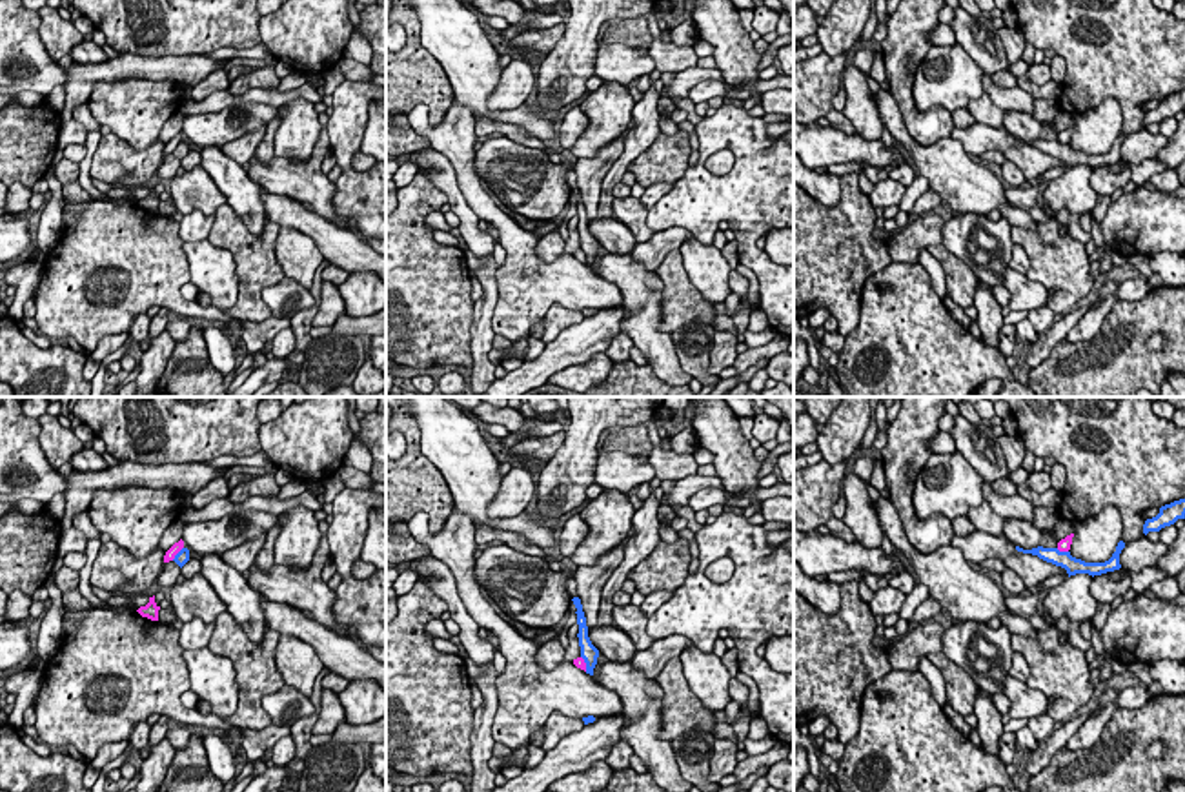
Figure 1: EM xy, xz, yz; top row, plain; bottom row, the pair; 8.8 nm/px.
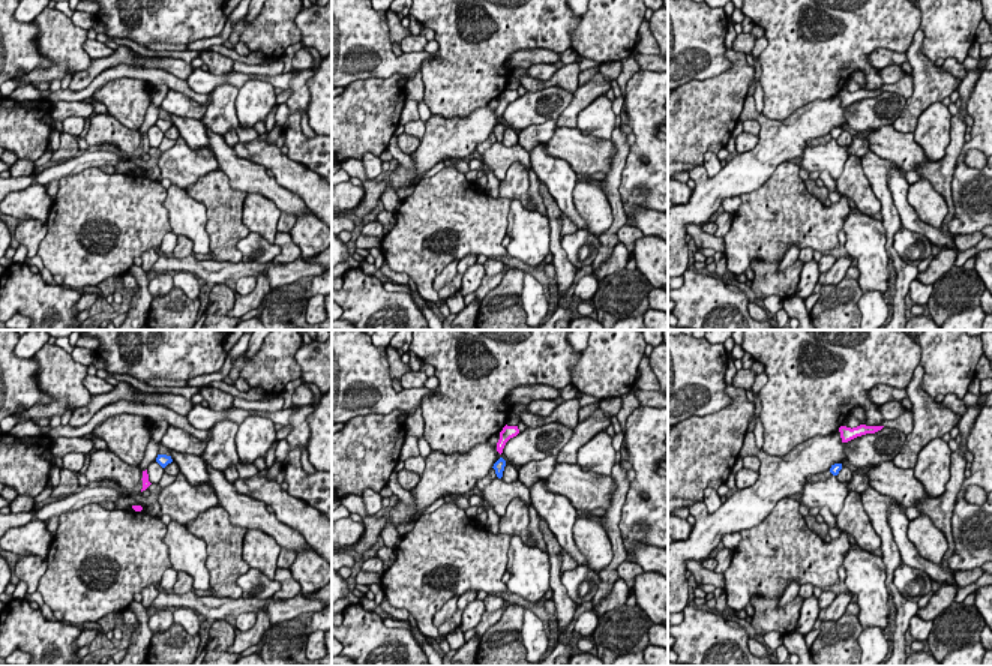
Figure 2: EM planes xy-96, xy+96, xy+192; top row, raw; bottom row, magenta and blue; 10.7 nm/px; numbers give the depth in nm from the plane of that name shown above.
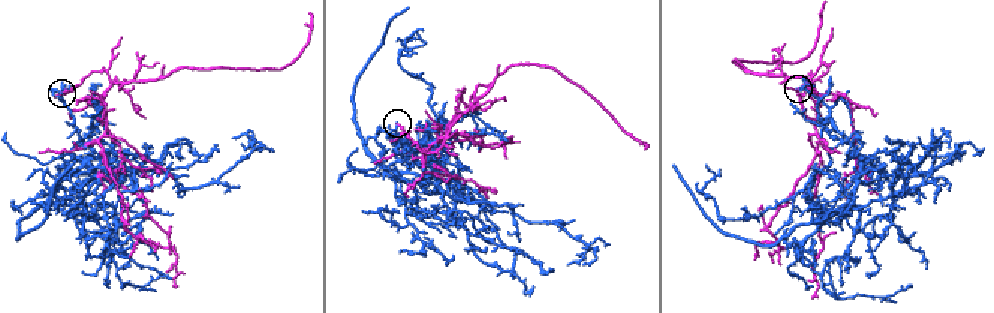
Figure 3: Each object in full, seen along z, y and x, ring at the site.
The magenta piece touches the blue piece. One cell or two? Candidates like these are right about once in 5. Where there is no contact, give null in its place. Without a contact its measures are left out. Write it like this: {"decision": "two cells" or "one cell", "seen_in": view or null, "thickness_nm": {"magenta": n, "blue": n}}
{"decision": "two cells", "seen_in": "xy", "thickness_nm": {"magenta": 90, "blue": 120}}

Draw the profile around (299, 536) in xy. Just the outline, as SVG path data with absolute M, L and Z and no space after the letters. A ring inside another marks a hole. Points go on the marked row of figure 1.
M304 506L291 508L279 515L277 524L280 530L273 546L275 564L308 570L322 537L315 512Z

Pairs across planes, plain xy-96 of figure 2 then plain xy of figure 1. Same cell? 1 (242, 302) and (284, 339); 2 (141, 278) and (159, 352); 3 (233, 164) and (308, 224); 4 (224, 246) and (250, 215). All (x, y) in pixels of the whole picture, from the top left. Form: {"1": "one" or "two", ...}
{"1": "two", "2": "one", "3": "one", "4": "two"}

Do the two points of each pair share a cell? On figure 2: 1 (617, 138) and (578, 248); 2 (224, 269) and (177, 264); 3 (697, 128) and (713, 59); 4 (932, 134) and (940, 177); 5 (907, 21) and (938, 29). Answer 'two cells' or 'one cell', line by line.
1: two cells
2: one cell
3: two cells
4: two cells
5: two cells

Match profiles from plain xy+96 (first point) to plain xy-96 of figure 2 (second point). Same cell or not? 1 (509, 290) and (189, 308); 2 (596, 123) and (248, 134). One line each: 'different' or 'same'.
1: same
2: different

